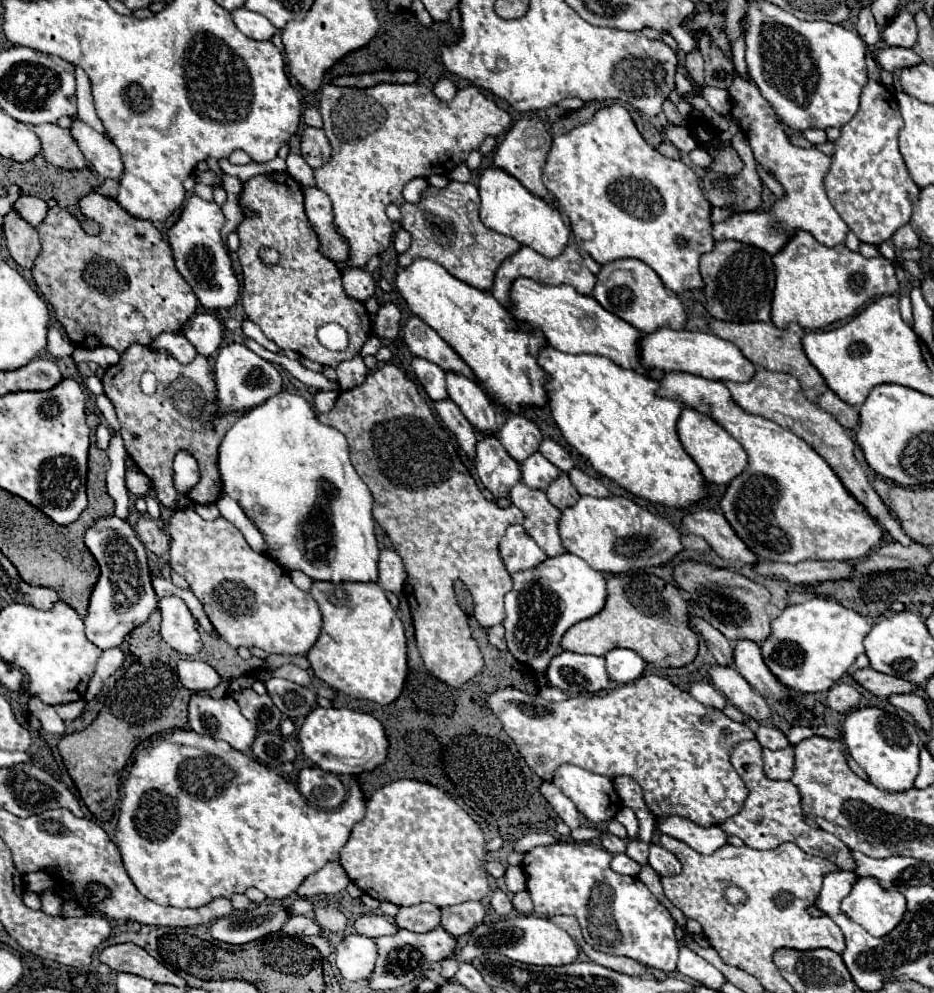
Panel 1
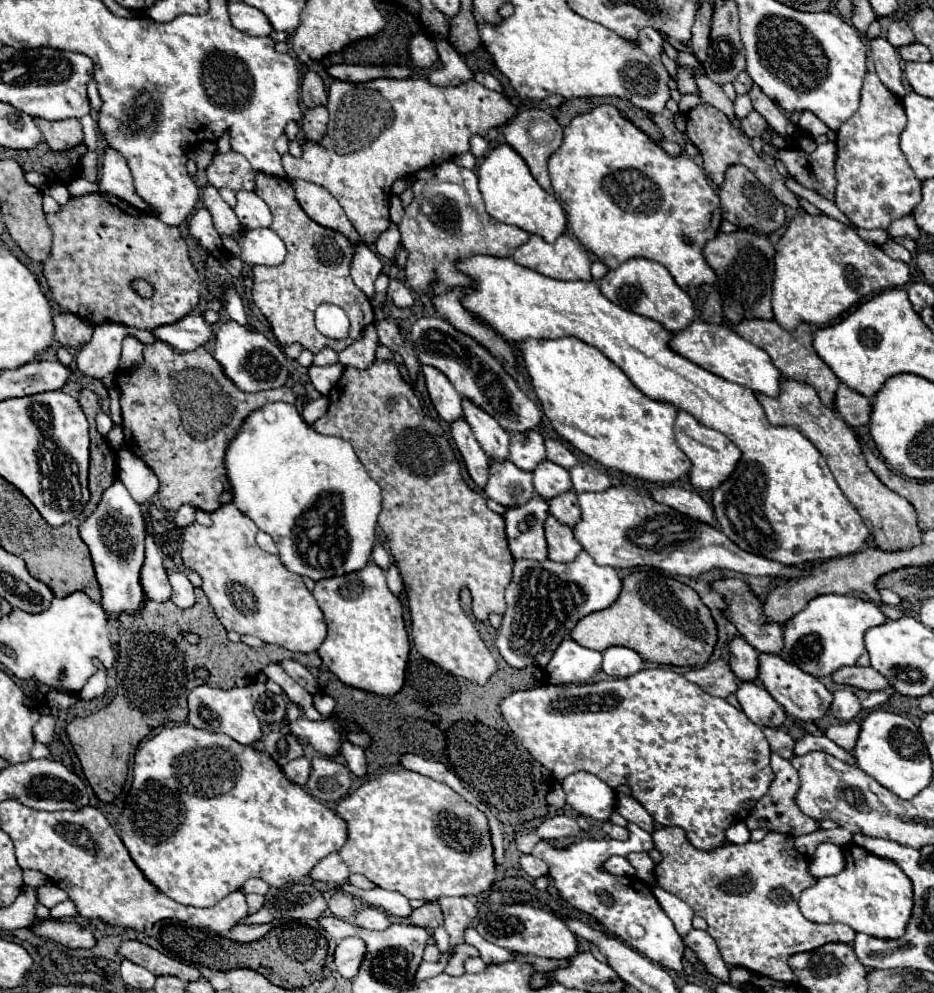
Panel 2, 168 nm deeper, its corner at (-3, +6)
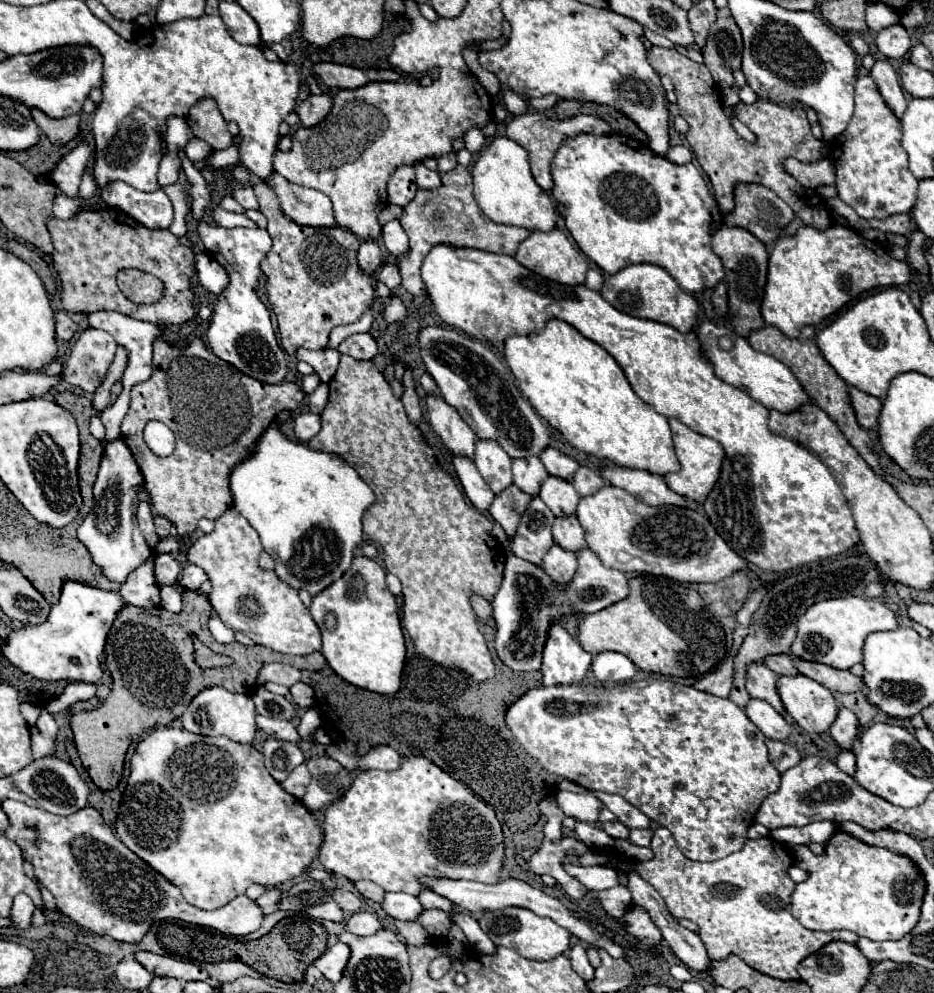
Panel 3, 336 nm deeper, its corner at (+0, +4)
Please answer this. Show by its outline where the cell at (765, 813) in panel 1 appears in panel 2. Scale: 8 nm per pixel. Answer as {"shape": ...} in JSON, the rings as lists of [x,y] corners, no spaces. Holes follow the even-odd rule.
{"shape":[[[772,753],[772,771],[776,775],[776,779],[772,781],[768,793],[756,803],[754,811],[750,813],[750,817],[746,819],[746,825],[754,831],[754,829],[768,829],[768,831],[778,831],[784,835],[806,835],[818,829],[818,823],[806,815],[802,815],[800,807],[794,803],[794,795],[798,793],[798,773],[794,771],[794,767],[790,765],[790,761],[778,757],[776,753]]]}

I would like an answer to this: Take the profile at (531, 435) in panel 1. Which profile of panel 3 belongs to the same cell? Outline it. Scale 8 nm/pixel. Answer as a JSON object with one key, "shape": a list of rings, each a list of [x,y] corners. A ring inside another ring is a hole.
{"shape":[[[539,457],[513,459],[513,481],[521,491],[525,491],[529,495],[539,493],[539,485],[547,475],[549,473],[545,471]]]}

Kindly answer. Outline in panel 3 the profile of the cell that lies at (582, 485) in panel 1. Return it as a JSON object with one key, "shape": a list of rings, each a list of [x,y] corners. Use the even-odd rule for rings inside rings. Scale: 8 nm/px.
{"shape":[[[579,467],[579,469],[575,471],[575,475],[573,475],[573,487],[577,489],[577,493],[579,493],[581,497],[597,493],[603,485],[605,485],[603,477],[601,477],[599,473],[591,471],[589,467]]]}

